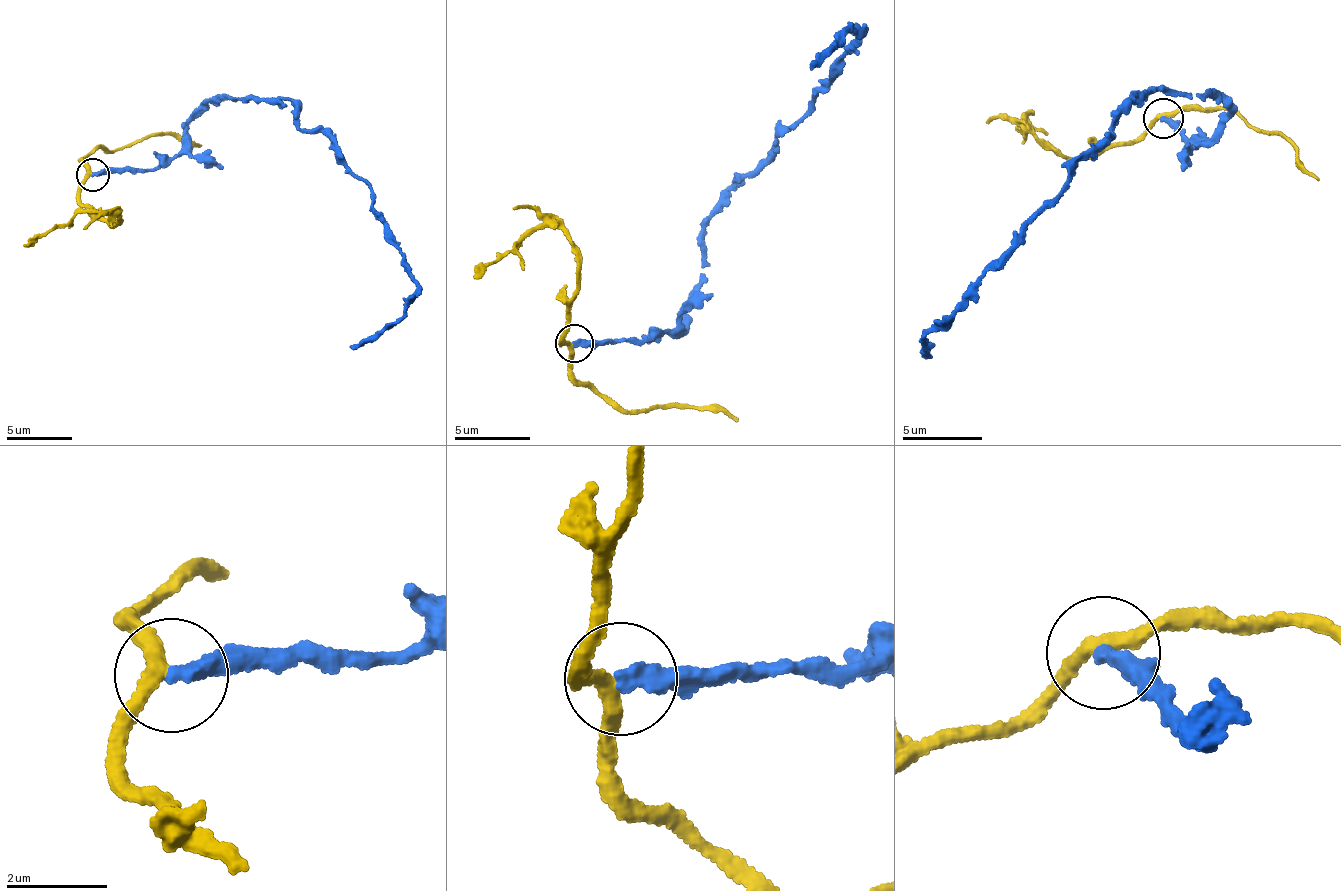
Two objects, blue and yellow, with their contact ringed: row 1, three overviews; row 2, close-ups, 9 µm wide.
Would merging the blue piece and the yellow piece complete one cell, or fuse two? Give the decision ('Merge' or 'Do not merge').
Do not merge

